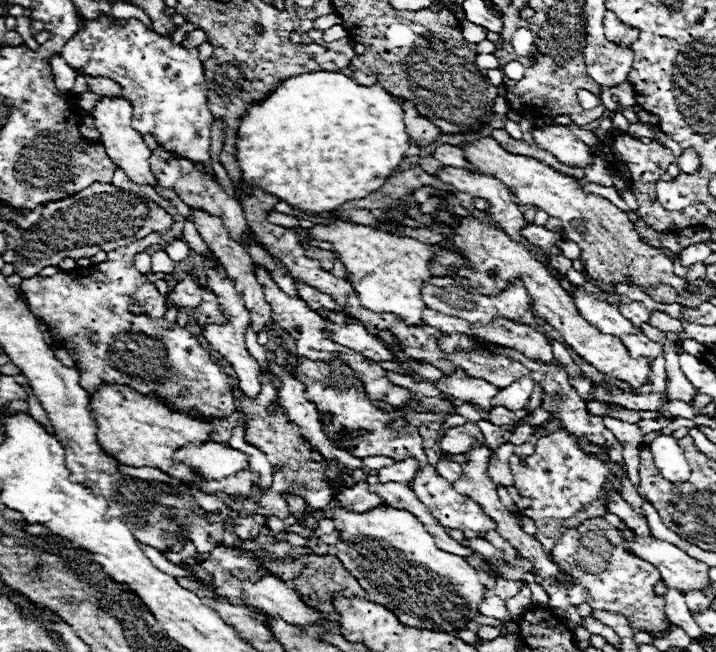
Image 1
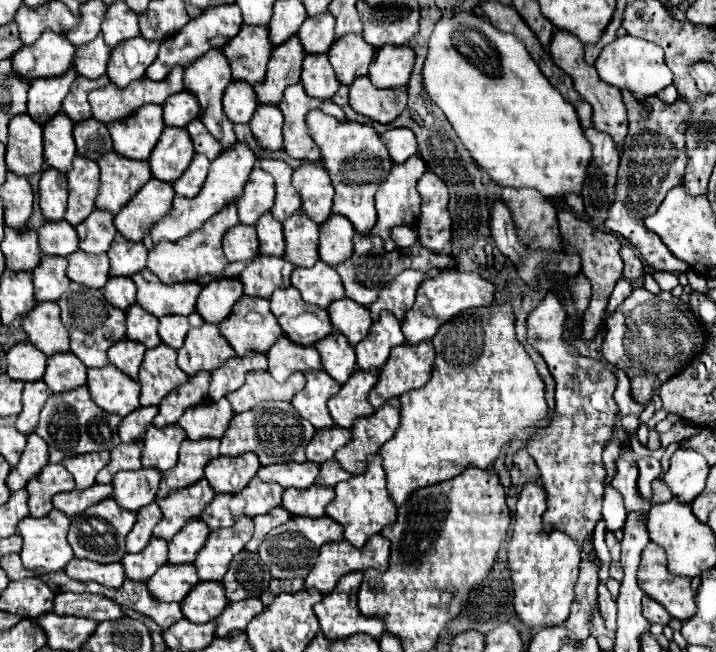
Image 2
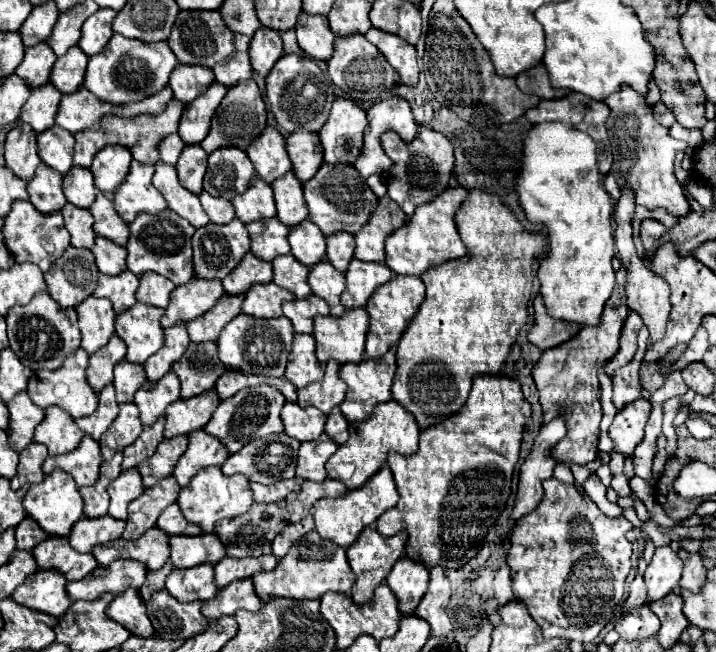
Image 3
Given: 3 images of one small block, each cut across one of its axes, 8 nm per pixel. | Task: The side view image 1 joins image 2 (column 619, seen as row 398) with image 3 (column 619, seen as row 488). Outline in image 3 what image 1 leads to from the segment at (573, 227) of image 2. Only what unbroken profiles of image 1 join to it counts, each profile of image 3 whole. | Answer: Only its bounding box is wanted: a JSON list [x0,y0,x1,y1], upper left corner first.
[532,267,628,466]

